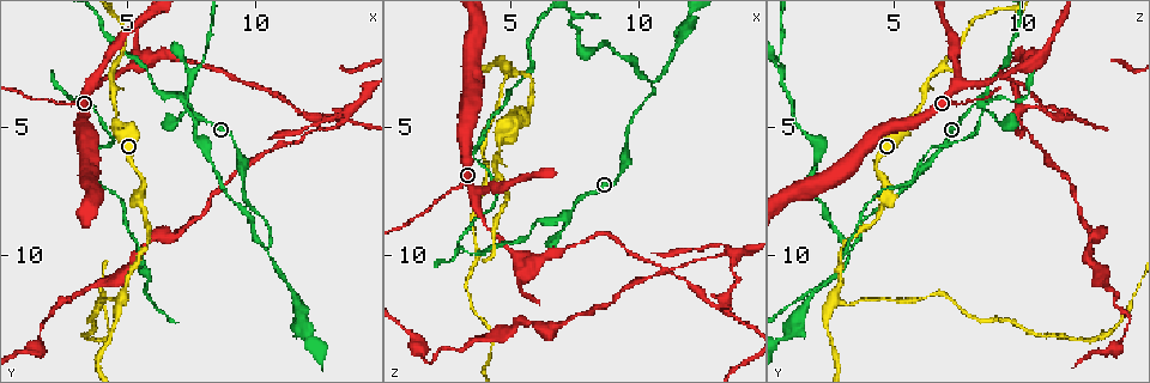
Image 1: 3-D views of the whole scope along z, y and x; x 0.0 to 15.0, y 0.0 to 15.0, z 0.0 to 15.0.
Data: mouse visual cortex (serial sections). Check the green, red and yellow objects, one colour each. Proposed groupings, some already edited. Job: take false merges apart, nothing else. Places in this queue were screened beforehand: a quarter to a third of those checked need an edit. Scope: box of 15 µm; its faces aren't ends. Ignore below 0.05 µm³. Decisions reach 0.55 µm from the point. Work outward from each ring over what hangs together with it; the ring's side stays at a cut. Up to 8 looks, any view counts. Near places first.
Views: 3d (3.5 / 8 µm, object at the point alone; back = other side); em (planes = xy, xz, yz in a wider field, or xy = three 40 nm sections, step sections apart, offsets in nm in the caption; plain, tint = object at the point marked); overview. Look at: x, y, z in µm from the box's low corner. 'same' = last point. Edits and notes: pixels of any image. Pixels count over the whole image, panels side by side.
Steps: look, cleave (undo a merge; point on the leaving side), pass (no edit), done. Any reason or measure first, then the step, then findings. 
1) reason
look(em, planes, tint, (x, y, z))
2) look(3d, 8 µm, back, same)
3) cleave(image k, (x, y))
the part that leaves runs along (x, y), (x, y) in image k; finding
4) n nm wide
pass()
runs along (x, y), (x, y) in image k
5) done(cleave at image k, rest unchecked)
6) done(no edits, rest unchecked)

a narrow waist
look(3d, 3.5 µm, (10.6, 9.7, 3.2))

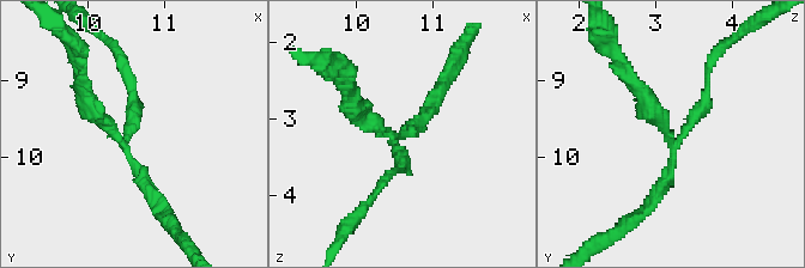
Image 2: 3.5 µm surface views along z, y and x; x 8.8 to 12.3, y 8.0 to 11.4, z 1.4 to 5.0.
3 arms; arms of 100, 200, 200 nm; shape alone is not enough
look(em, xy, step 1, tint, (10.50, 9.75, 3.30))

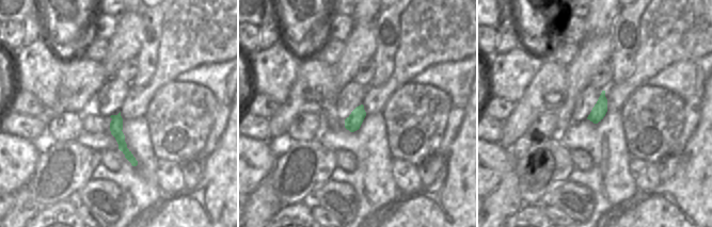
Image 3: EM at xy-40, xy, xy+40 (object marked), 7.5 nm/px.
cleave(image 2, (171, 220))
border along (121, 130), (114, 136) in image 3; two cells meet here

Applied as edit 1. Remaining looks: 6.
redraw
look(overview)

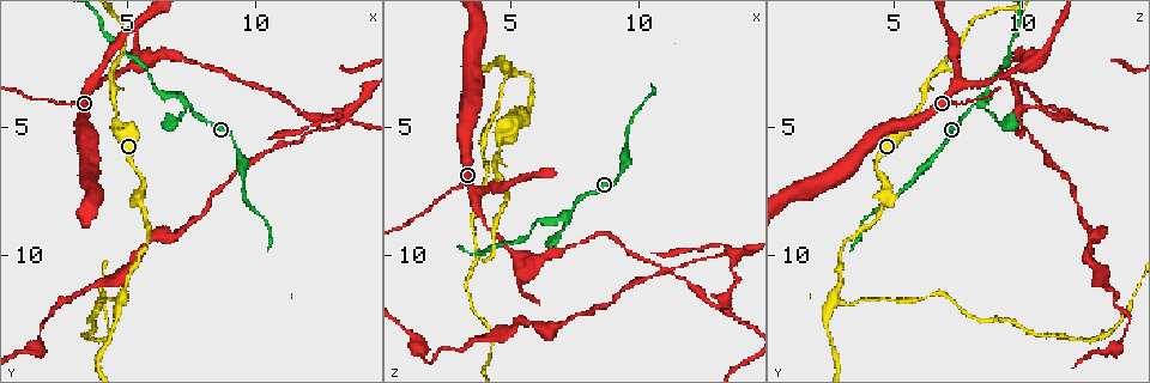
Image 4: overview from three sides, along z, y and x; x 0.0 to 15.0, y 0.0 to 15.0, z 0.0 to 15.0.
sharp bend
look(3d, 3.5 µm, (4.9, 11.8, 2.7))

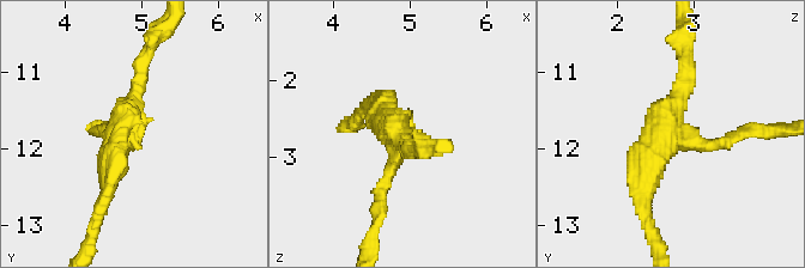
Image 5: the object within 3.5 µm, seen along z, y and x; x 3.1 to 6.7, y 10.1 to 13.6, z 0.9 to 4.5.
3 arms; arms of 150, 200, 300 nm
cleave(image 5, (386, 186))
the part that leaves runs along (397, 152), (367, 250) in image 5; two cells meet here

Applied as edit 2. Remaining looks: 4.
look(overview)

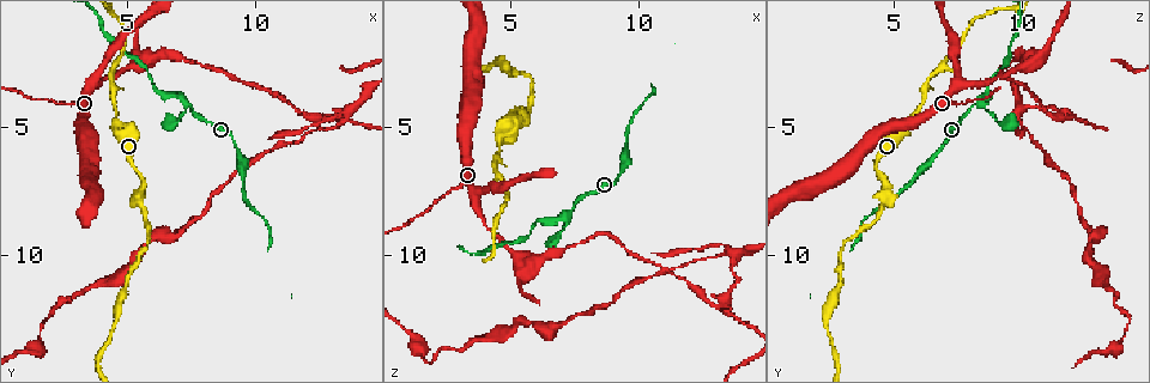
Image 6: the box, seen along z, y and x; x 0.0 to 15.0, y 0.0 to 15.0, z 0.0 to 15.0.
thin neck
look(3d, 3.5 µm, (4.3, 3.0, 9.2))

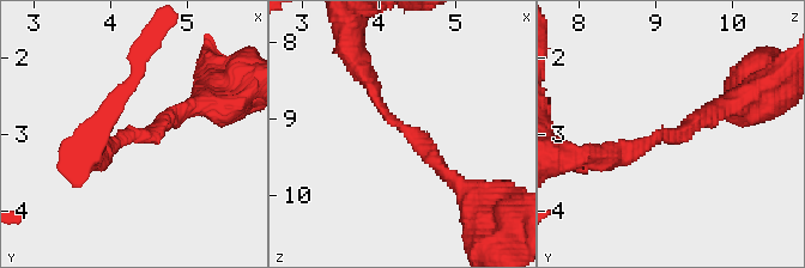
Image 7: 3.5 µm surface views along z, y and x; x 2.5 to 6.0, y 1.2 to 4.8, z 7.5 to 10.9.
arms of 200, 200 nm
look(em, xy, step 1, tint, (4.25, 3.05, 9.10))

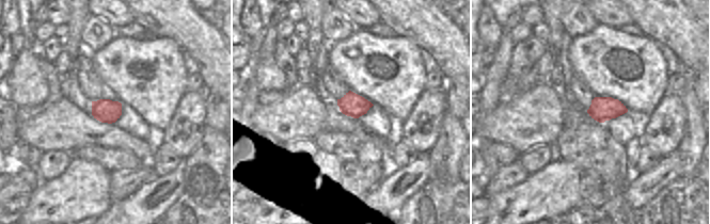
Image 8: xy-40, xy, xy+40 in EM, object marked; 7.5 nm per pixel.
pass()
runs along (357, 67), (383, 114), (453, 181) in image 7; one cell here

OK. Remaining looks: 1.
done(cleave at image 2, cleave at image 5, rest unchecked)

